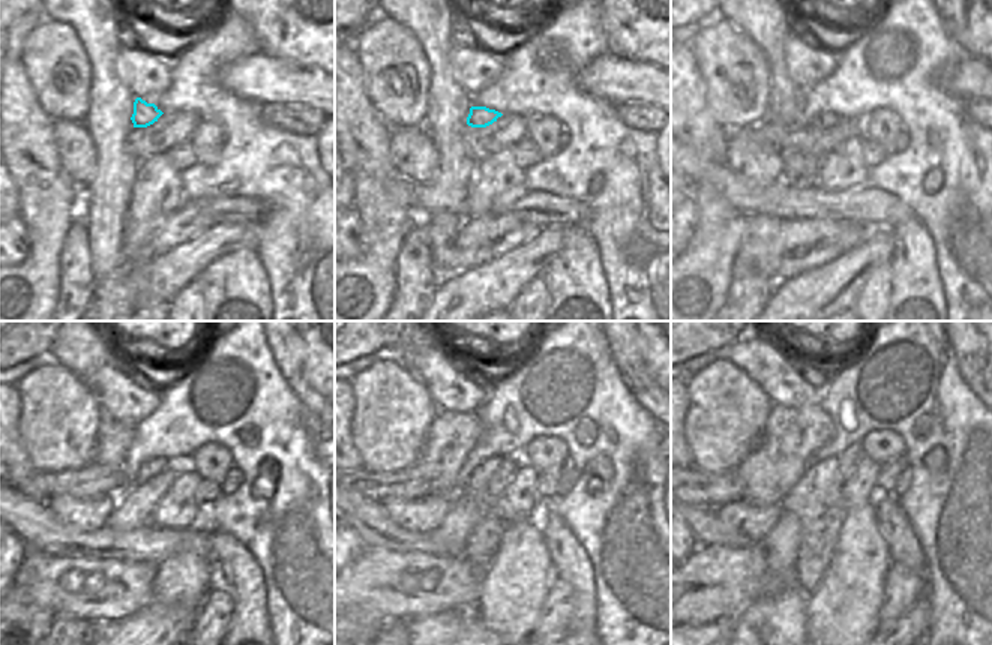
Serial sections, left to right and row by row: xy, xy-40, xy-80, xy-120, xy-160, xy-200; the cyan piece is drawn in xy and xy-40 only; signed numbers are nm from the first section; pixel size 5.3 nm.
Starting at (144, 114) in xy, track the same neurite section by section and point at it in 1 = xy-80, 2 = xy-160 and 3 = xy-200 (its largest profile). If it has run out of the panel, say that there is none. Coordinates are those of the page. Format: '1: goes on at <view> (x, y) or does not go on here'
1: goes on at xy-80 (823, 120)
2: goes on at xy-160 (479, 479)
3: goes on at xy-200 (817, 500)

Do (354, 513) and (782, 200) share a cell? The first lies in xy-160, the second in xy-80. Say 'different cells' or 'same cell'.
same cell

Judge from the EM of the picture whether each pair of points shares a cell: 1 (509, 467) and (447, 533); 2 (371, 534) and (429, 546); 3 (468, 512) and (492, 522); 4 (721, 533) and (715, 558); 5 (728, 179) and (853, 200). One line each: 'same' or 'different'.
1: same
2: same
3: different
4: different
5: same

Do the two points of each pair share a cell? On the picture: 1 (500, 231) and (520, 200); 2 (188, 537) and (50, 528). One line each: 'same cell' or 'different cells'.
1: different cells
2: same cell

